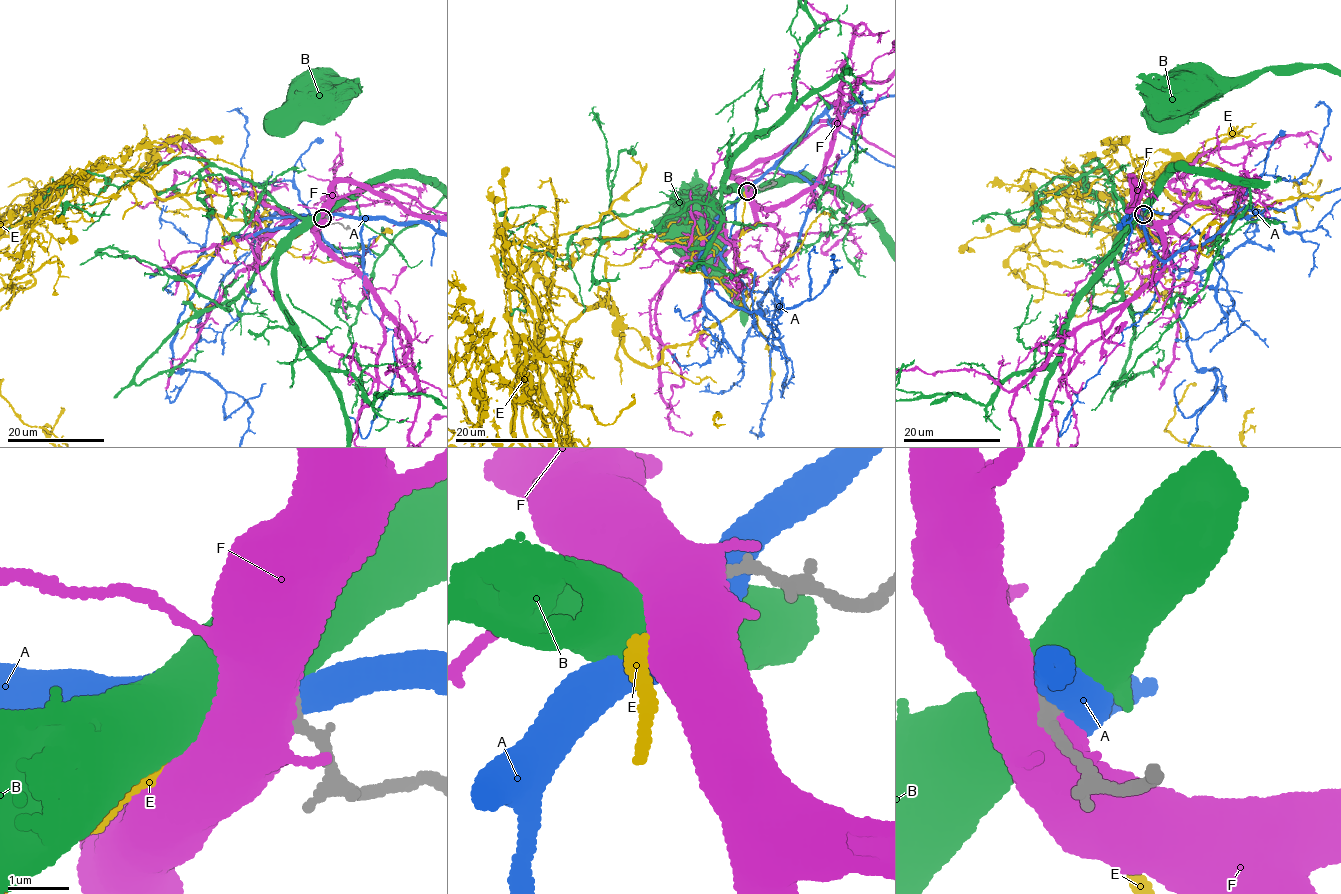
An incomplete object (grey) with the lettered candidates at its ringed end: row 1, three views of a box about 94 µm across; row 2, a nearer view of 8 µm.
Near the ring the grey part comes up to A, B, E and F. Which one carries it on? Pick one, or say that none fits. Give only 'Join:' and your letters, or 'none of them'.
Join: E

